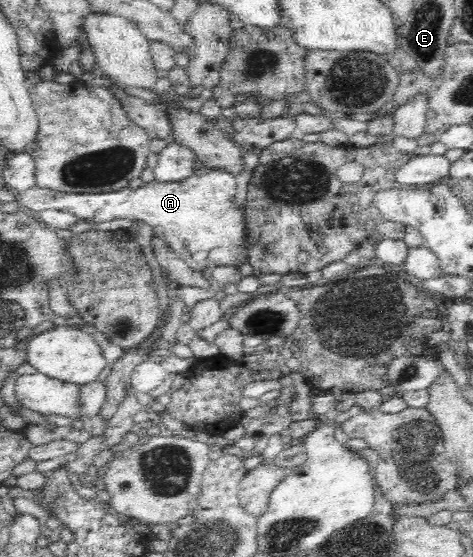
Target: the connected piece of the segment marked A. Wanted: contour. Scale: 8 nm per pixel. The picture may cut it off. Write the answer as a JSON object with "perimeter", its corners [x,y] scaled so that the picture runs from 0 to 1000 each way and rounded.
{"perimeter":[[[444,303],[431,314],[402,314],[359,329],[304,329],[292,339],[273,334],[233,346],[133,346],[68,336],[36,346],[42,379],[80,386],[101,375],[152,382],[165,395],[205,404],[245,393],[275,393],[309,400],[355,440],[355,447],[406,485],[440,490],[465,478],[512,472],[512,447],[520,447],[518,375],[495,366],[501,346],[499,318],[482,305]]]}

